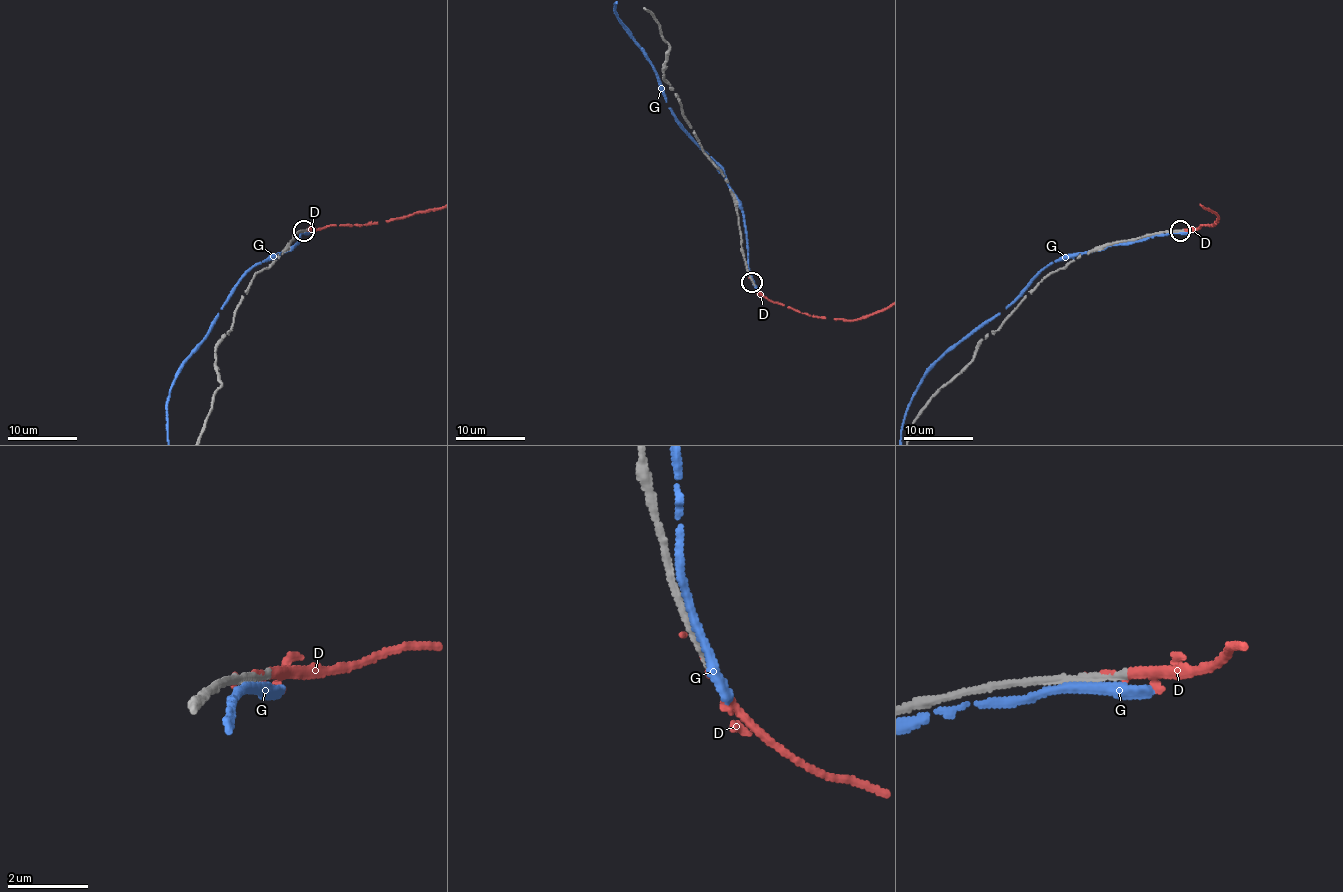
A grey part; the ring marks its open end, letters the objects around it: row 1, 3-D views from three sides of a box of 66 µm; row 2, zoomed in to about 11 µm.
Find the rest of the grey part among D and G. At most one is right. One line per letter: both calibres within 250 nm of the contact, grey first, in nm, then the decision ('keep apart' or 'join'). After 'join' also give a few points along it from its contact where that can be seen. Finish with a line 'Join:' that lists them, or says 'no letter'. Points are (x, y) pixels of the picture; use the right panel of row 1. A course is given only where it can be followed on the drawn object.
D: 220/110 nm | join
G: 240/220 nm | keep apart
Join: D

